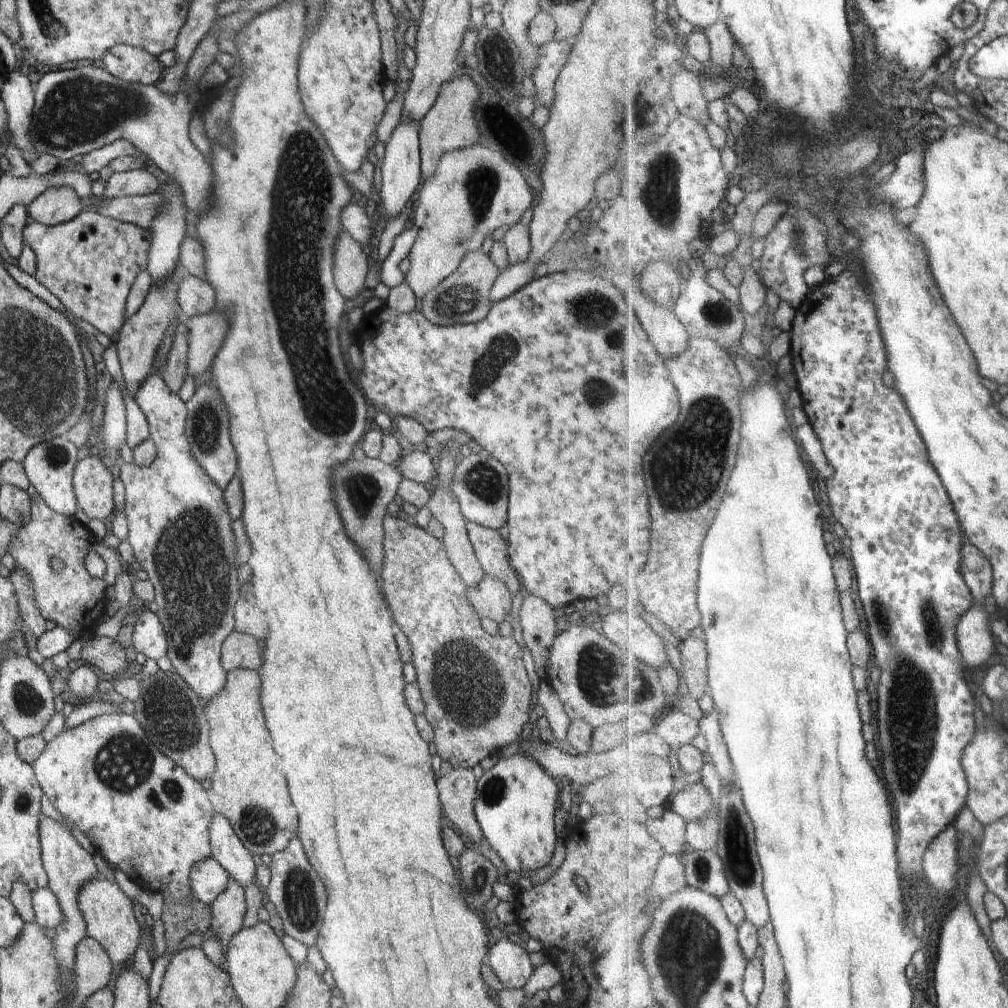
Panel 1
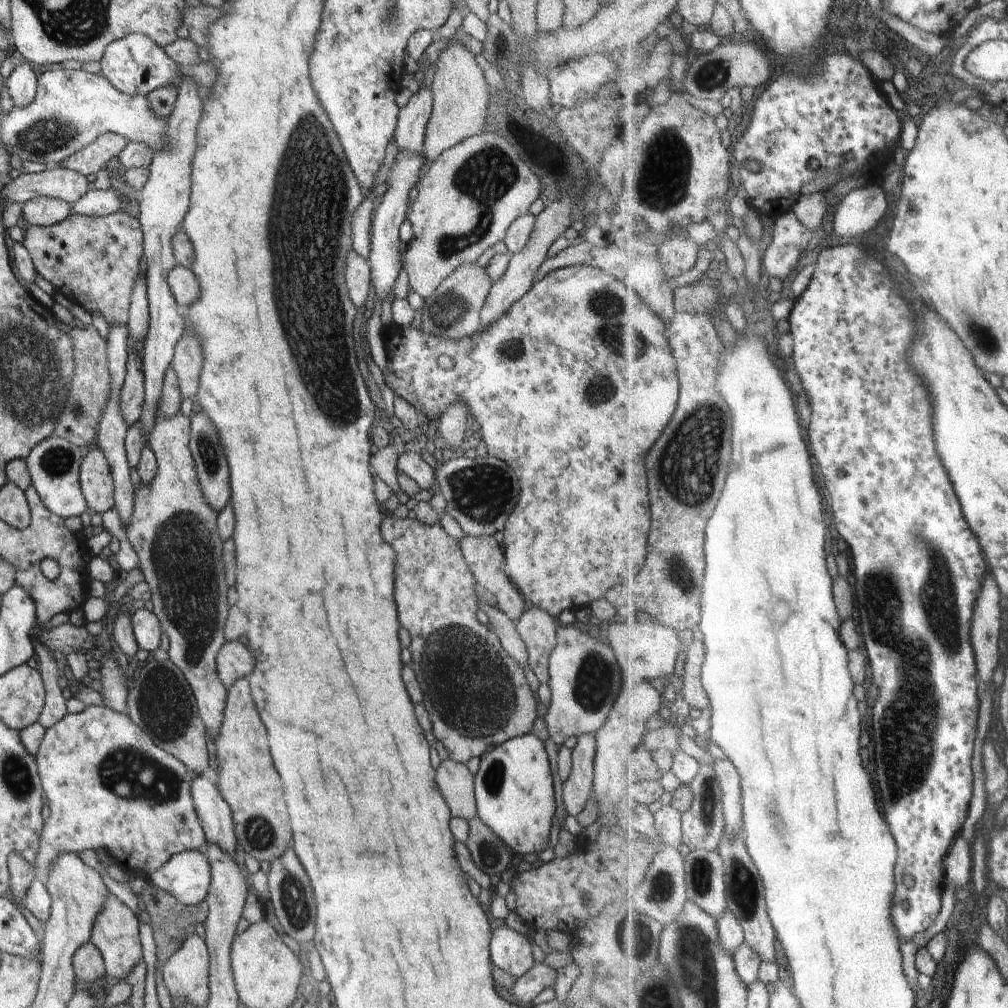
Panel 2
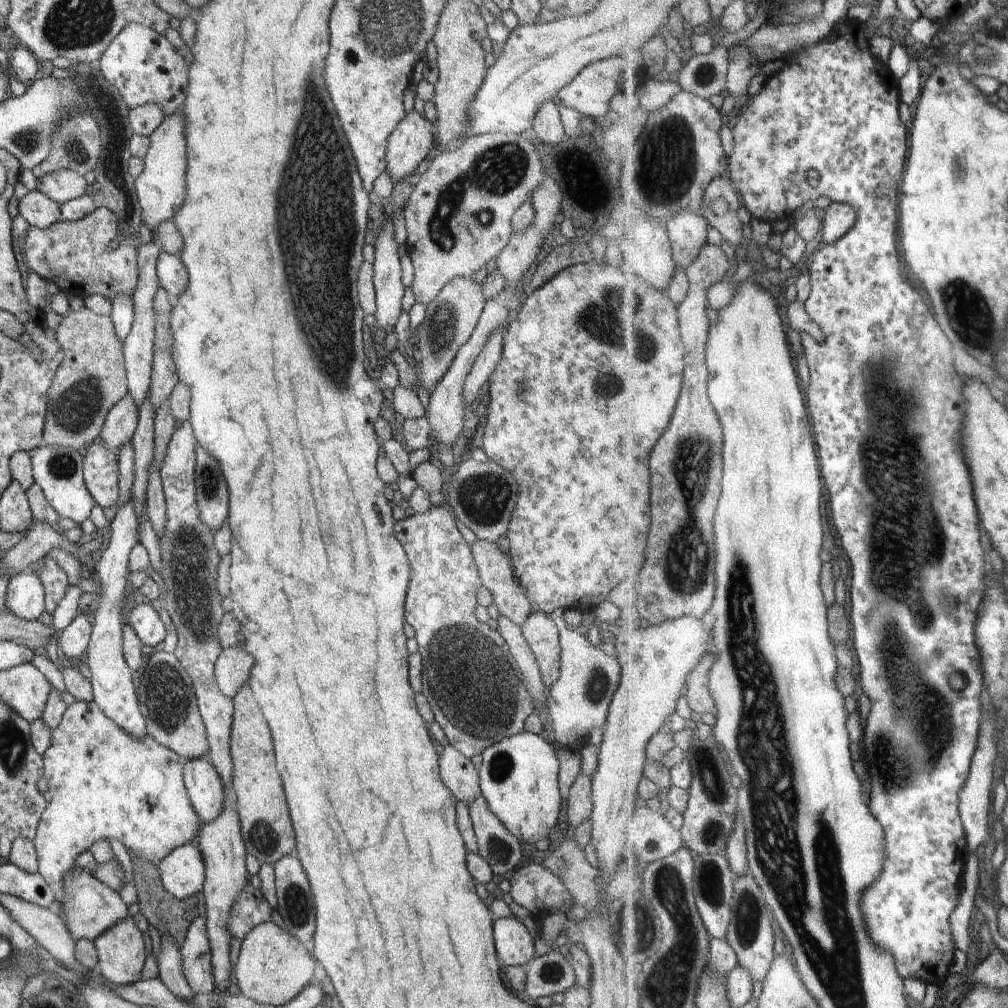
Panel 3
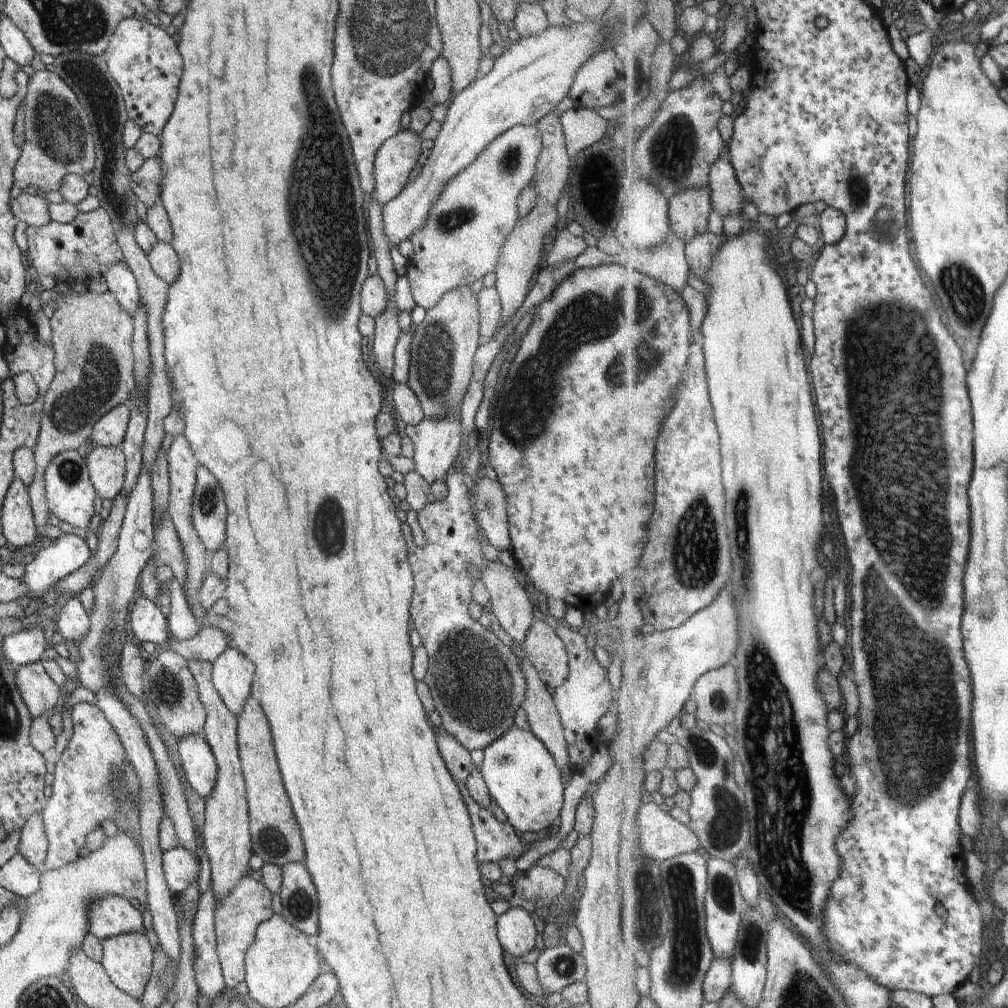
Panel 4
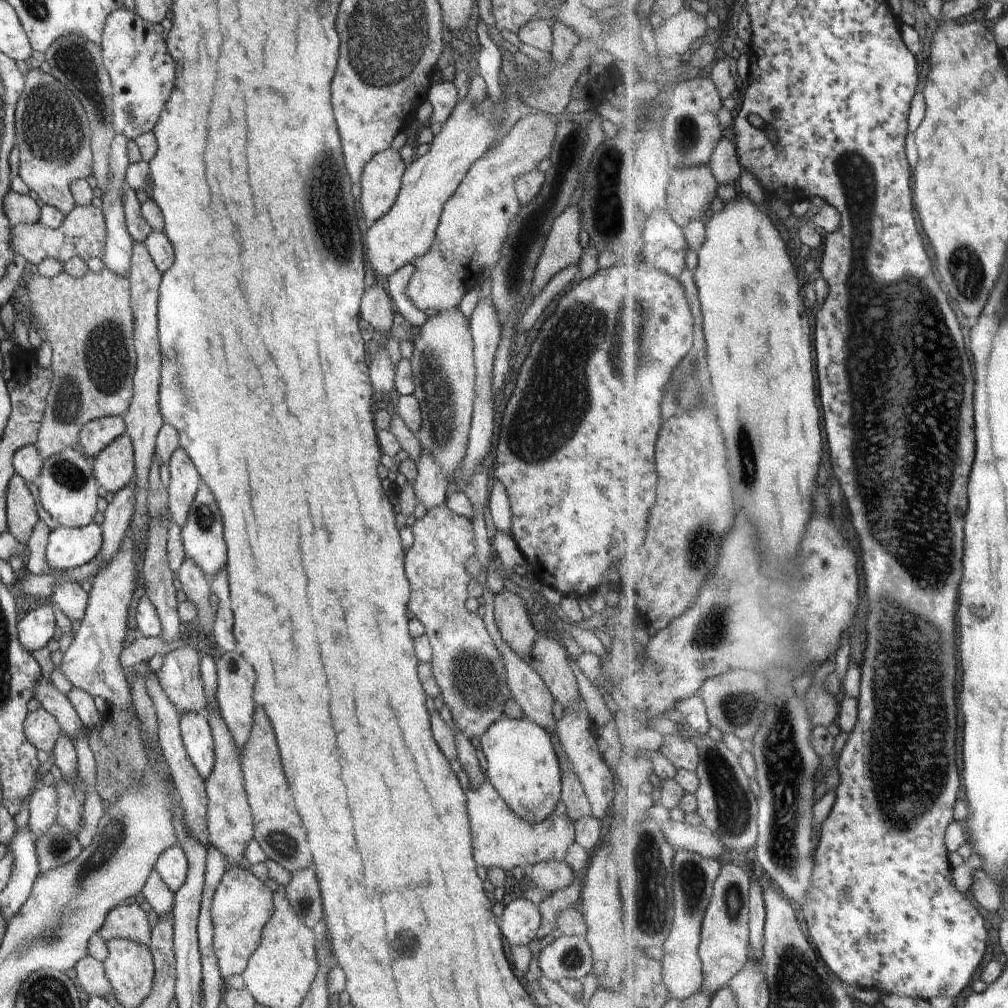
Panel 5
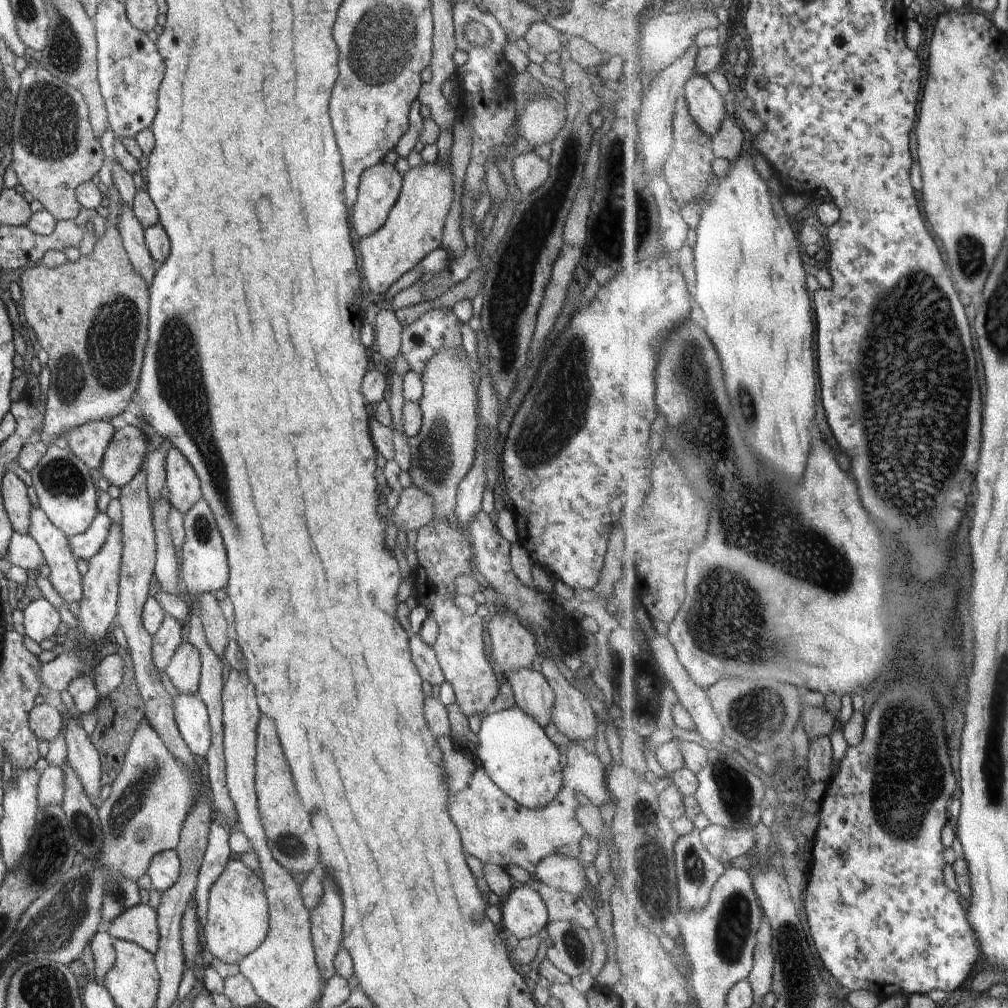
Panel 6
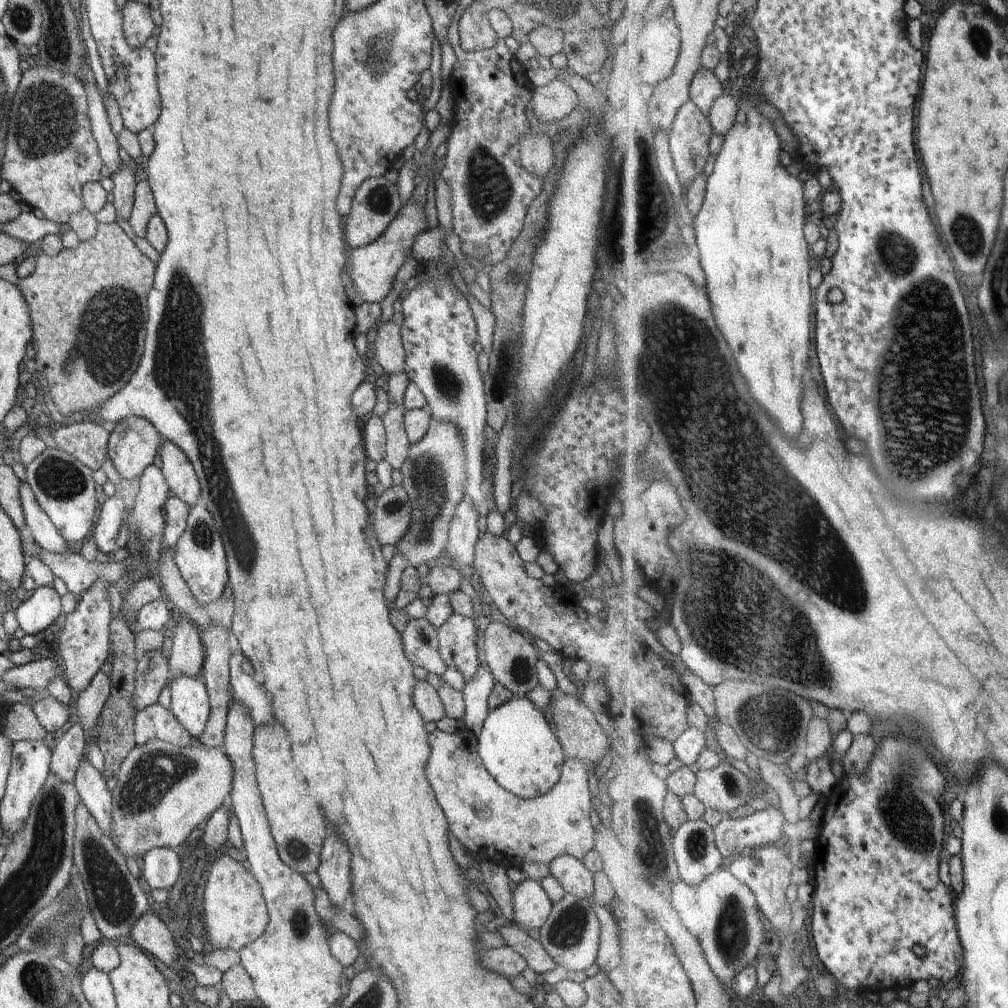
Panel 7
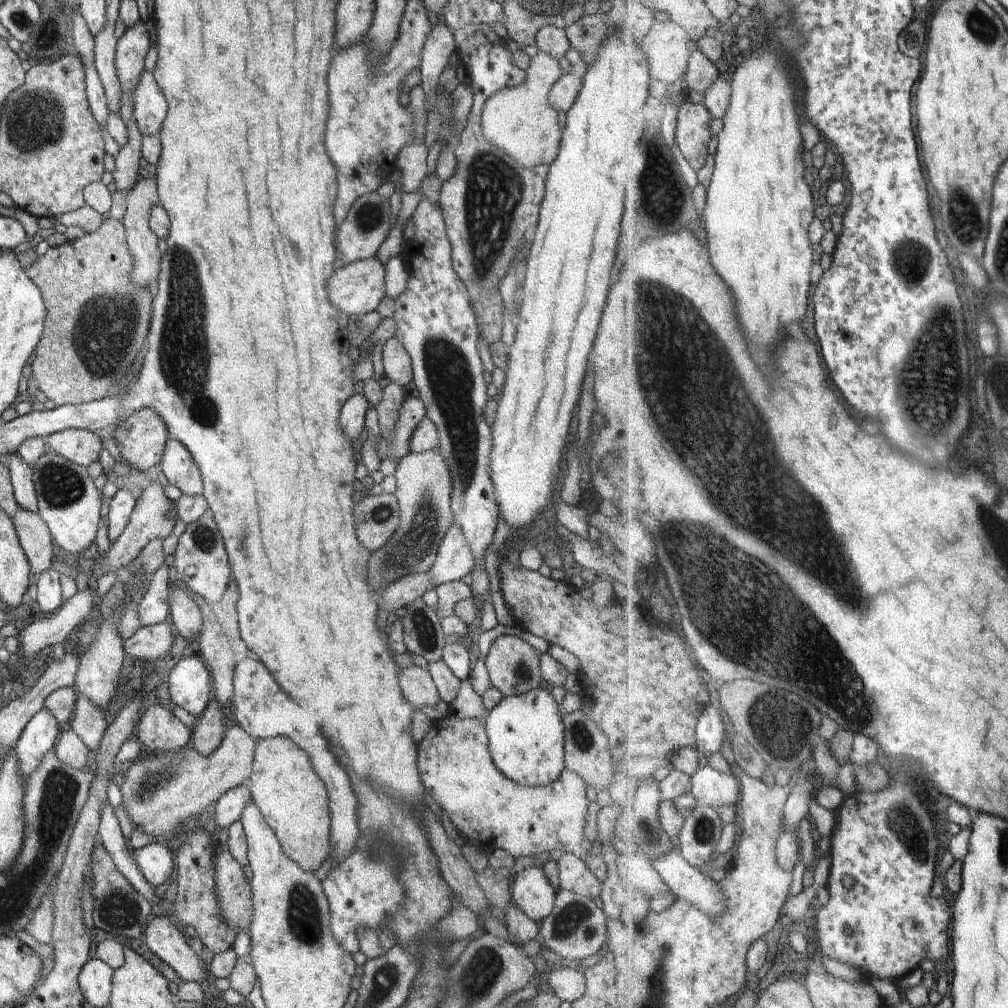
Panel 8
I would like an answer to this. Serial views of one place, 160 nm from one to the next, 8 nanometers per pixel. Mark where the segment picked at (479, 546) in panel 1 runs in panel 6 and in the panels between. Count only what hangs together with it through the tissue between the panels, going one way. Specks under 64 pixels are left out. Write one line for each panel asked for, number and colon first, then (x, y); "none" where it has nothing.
2: (484, 556)
3: (494, 567)
4: (511, 605)
5: (511, 618)
6: (513, 647)

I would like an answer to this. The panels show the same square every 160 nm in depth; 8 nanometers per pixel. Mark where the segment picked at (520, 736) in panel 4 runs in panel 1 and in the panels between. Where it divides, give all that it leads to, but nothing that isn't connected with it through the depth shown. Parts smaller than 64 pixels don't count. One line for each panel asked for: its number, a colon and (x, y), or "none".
1: (515, 801)
2: (514, 789)
3: (518, 777)

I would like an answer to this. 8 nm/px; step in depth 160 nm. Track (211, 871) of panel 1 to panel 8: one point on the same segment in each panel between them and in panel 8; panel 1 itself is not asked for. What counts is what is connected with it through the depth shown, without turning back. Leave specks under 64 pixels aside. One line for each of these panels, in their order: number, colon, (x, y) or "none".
2: (187, 877)
3: (182, 872)
4: (181, 868)
5: (172, 866)
6: (164, 868)
7: (162, 867)
8: (155, 862)

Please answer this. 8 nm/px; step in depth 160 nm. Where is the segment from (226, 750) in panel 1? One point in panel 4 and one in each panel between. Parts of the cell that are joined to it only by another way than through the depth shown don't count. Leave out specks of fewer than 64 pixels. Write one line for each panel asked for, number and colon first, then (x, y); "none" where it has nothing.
2: (247, 780)
3: (267, 832)
4: (275, 835)

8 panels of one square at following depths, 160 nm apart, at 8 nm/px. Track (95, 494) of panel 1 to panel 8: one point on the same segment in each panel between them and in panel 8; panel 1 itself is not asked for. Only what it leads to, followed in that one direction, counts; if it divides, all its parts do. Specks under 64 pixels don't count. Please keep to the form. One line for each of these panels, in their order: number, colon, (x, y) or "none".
2: (96, 483)
3: (100, 464)
4: (106, 465)
5: (114, 467)
6: (125, 455)
7: (133, 444)
8: (141, 439)

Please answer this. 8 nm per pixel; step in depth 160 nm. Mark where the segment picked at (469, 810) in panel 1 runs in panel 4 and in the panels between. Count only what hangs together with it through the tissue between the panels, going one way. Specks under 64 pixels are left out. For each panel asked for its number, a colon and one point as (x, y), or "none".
2: (456, 782)
3: (457, 772)
4: (457, 759)

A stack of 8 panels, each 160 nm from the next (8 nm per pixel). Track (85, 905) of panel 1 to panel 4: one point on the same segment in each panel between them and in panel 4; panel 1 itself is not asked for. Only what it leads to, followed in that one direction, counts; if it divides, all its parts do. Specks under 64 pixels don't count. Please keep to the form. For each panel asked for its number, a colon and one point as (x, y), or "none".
2: (116, 934)
3: (121, 952)
4: (127, 958)

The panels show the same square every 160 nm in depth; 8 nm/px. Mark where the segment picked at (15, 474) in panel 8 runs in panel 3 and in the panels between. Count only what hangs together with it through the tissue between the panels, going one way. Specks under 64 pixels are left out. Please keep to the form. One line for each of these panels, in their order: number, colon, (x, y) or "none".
3: (74, 639)
4: (73, 623)
5: (70, 596)
6: (61, 560)
7: (41, 530)

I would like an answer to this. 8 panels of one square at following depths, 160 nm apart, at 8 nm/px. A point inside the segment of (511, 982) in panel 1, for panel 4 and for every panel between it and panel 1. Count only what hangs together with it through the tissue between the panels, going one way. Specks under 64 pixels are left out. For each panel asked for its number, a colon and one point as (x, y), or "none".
2: (510, 950)
3: (515, 946)
4: (516, 931)

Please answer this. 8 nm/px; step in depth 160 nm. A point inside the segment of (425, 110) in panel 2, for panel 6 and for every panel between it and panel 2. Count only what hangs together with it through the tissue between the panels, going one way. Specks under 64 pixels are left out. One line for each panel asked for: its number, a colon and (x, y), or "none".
3: (409, 143)
4: (396, 158)
5: (380, 184)
6: (379, 187)

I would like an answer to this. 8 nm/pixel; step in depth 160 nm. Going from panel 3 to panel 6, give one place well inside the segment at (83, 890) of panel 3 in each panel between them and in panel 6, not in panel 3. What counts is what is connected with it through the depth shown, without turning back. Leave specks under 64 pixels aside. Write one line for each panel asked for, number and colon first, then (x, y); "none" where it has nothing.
4: (112, 915)
5: (128, 921)
6: (139, 925)

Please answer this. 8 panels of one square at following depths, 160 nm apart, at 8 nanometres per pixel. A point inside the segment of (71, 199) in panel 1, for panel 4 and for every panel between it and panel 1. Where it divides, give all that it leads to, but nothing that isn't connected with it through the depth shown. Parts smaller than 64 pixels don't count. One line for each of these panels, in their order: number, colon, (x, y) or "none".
2: (43, 212)
3: (37, 209)
4: (31, 209)

